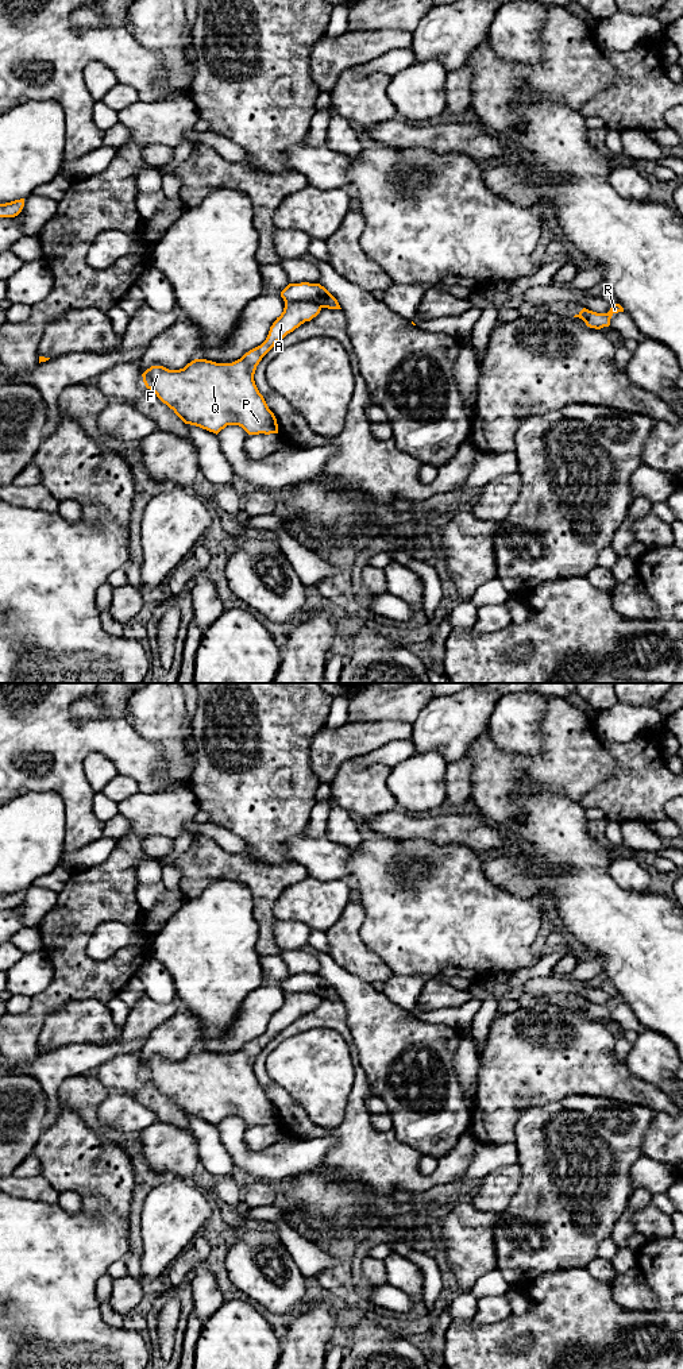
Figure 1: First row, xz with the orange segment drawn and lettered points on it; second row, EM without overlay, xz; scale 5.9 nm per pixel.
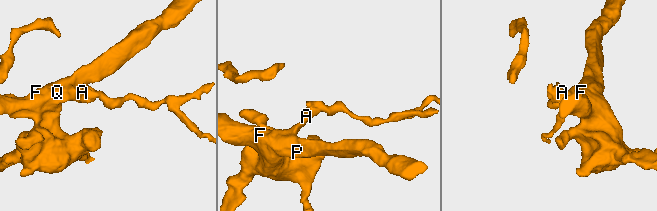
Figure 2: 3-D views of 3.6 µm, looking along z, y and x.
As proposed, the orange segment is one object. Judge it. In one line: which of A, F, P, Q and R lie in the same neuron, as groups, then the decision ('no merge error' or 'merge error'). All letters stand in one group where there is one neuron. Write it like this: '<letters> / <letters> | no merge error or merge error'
A F P Q / R | merge error

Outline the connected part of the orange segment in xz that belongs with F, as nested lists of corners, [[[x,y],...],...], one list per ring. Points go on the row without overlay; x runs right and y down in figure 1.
[[[313,992],[285,994],[283,1003],[270,1018],[266,1031],[246,1044],[240,1050],[232,1054],[194,1050],[180,1061],[151,1057],[142,1065],[143,1073],[146,1079],[153,1081],[185,1115],[200,1118],[216,1126],[227,1117],[239,1117],[248,1126],[278,1125],[277,1110],[269,1100],[254,1072],[256,1057],[277,1033],[305,1013],[310,1013],[320,1002],[321,998]]]

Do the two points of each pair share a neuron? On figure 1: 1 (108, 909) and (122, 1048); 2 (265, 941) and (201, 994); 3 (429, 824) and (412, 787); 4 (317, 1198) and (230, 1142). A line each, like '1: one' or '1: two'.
1: two
2: two
3: two
4: two

